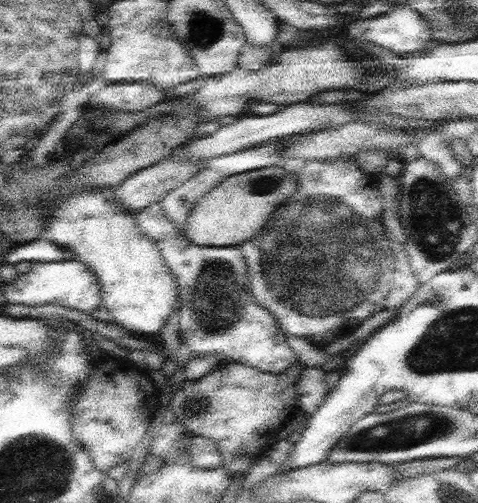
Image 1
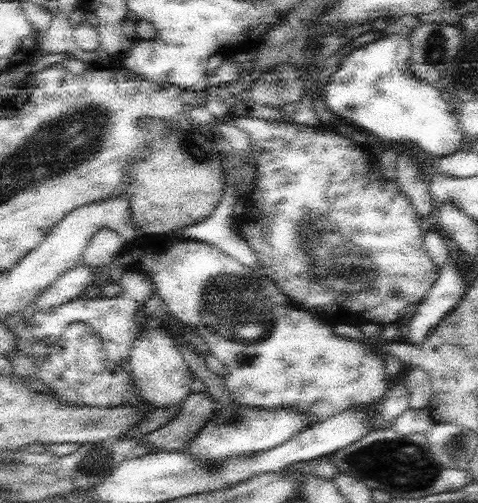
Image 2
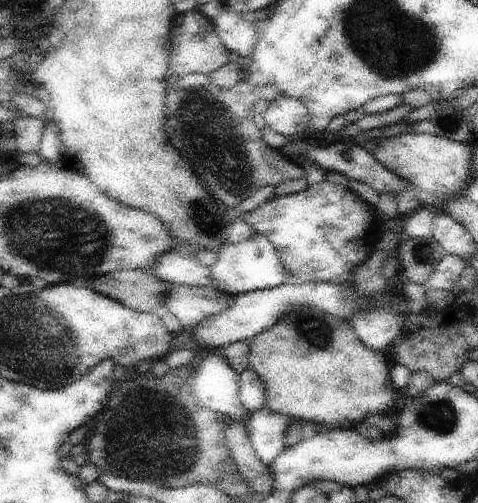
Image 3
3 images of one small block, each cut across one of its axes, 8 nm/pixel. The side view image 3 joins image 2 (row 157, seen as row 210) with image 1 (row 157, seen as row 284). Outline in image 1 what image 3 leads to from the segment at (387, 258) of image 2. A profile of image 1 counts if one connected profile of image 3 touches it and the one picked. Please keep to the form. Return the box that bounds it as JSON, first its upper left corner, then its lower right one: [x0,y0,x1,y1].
[240,158,396,346]

